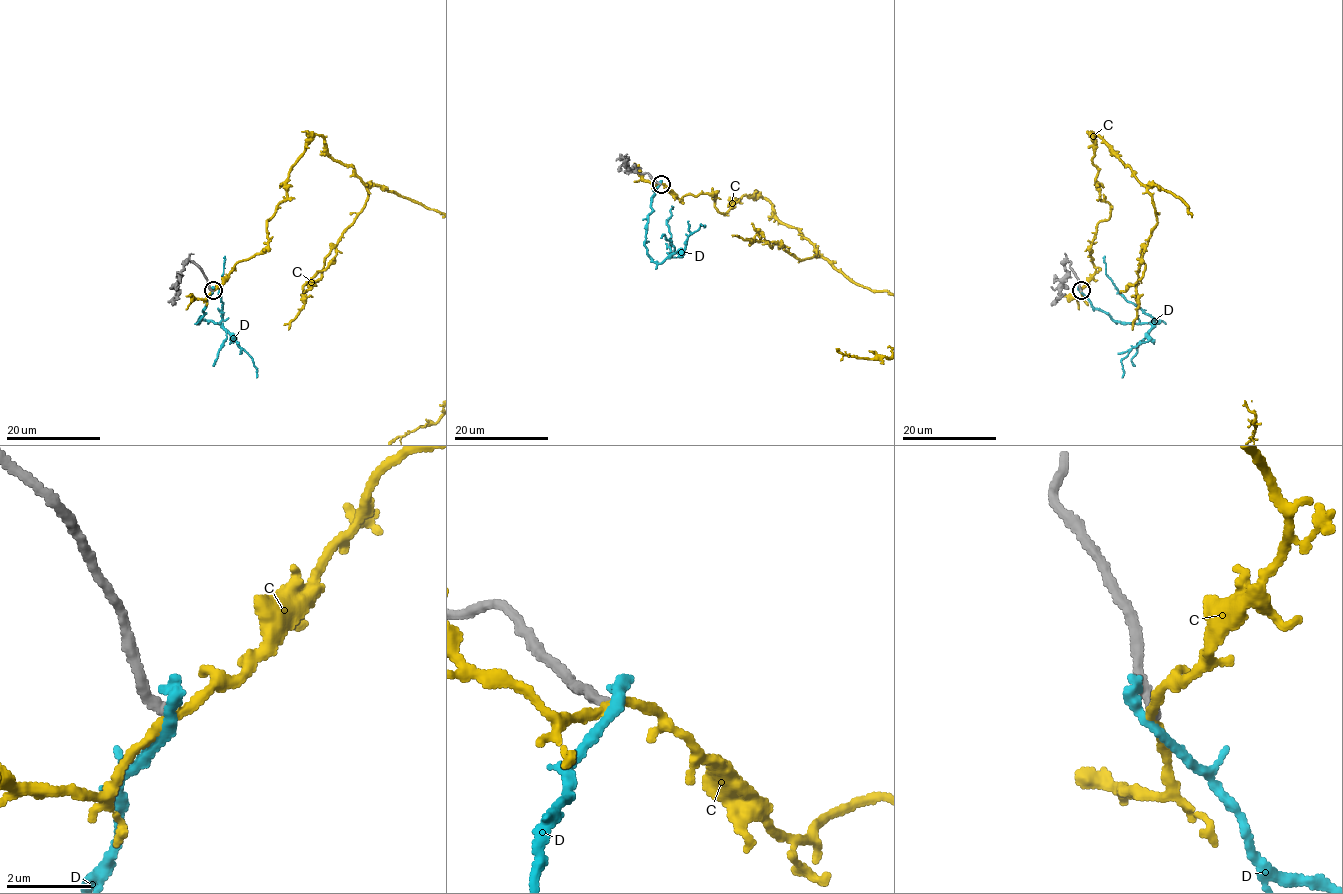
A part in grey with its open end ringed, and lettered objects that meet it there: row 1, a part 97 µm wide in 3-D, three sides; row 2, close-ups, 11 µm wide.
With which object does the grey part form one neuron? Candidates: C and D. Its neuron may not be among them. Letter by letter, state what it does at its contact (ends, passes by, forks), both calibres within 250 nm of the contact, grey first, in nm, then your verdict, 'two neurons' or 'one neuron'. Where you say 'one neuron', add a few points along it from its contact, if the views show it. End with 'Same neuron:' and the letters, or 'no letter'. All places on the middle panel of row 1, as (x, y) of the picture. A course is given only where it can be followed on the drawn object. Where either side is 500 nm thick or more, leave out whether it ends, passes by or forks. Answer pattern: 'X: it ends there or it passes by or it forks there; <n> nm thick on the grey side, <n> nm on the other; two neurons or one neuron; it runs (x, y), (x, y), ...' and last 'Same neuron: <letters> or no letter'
C: it passes by; 280 nm thick on the grey side, 200 nm on the other; two neurons
D: it ends there; 280 nm thick on the grey side, 360 nm on the other; two neurons
Same neuron: no letter

